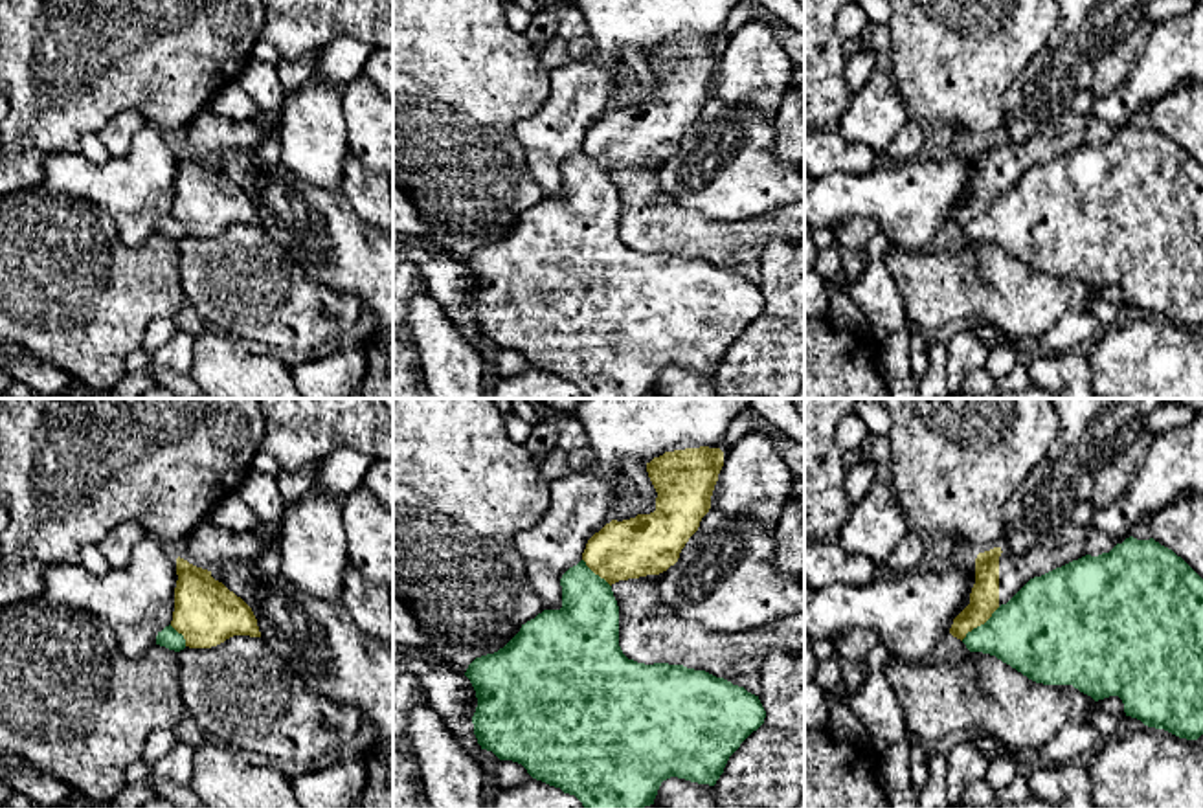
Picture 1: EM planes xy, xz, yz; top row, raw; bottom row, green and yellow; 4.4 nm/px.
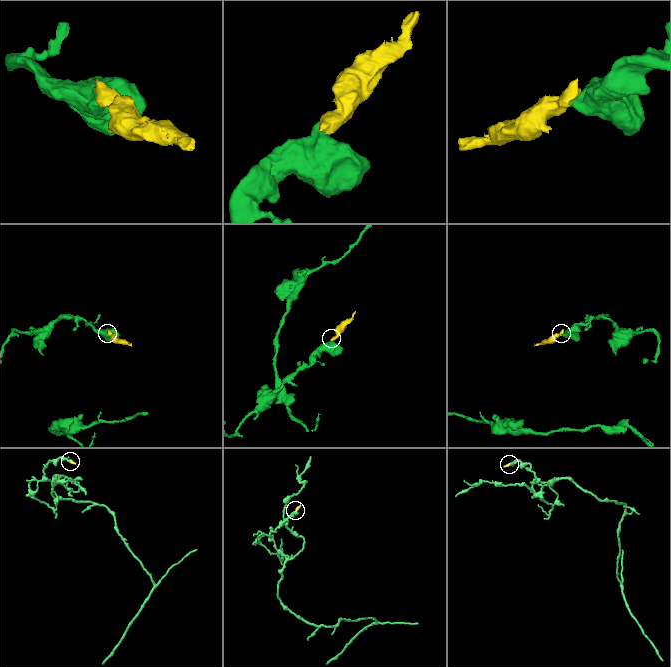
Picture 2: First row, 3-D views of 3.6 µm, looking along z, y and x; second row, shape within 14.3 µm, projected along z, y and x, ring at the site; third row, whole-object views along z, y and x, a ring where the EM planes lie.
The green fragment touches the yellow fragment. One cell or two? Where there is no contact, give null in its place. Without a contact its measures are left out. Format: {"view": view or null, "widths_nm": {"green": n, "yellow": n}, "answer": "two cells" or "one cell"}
{"view": "yz", "widths_nm": {"green": 380, "yellow": 130}, "answer": "two cells"}

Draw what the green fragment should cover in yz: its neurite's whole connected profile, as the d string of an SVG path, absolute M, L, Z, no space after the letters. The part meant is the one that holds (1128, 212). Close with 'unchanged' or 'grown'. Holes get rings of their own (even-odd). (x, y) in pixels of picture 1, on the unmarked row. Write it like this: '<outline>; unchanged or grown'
M1130 125L1109 141L1085 143L1030 167L984 213L968 220L962 231L970 241L995 244L1036 272L1073 274L1095 290L1119 285L1126 305L1148 316L1186 329L1203 323L1203 167L1153 127Z; unchanged

